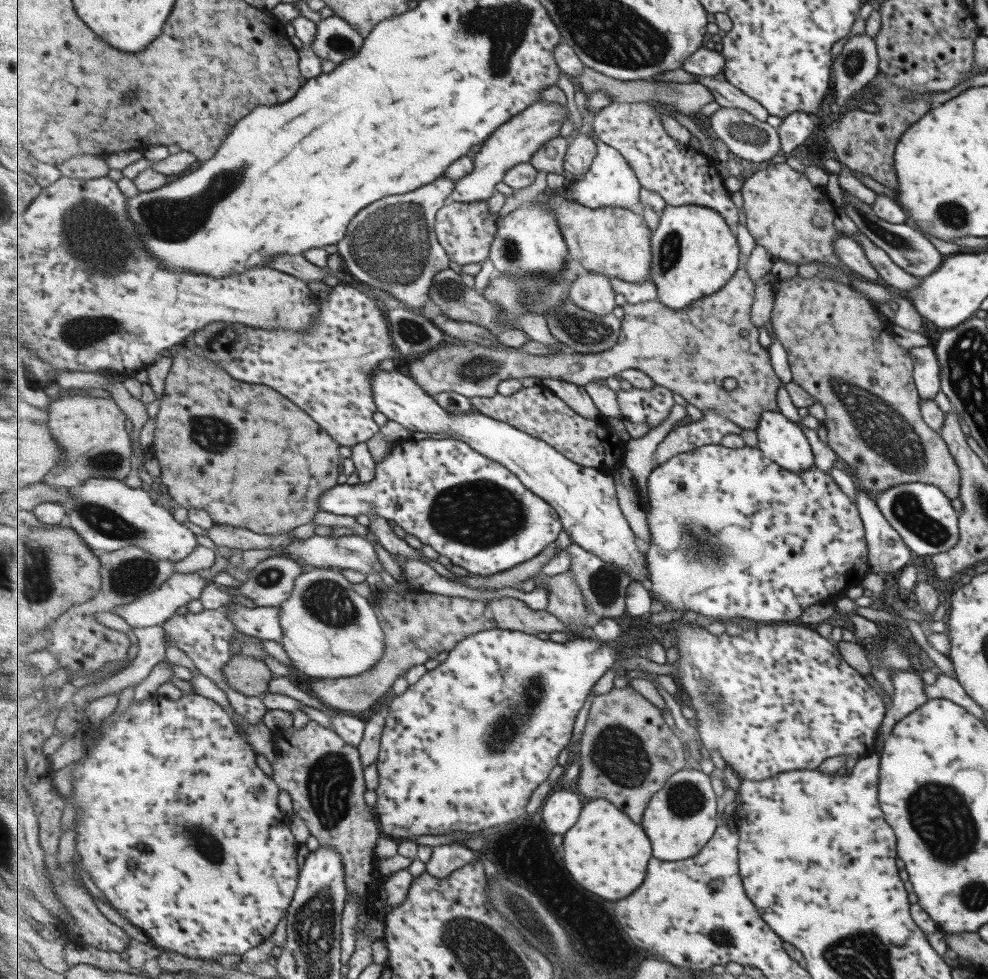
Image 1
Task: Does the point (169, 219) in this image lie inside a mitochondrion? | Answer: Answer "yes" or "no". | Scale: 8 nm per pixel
yes

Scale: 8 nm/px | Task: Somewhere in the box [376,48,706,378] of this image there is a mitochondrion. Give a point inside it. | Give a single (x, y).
(579, 328)

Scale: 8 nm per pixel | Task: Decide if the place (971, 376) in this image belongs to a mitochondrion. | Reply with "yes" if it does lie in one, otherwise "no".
yes

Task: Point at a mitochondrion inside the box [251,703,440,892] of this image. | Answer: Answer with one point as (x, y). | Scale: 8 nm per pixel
(330, 778)

